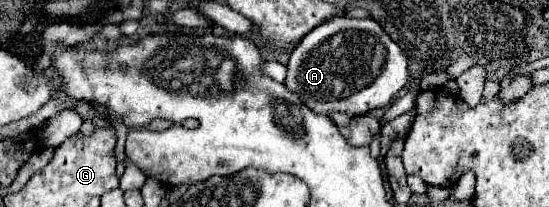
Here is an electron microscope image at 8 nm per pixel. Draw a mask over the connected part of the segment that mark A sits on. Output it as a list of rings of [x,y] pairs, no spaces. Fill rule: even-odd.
[[[347,16],[331,18],[311,30],[307,38],[299,42],[299,46],[291,52],[289,64],[287,64],[287,80],[285,86],[299,94],[301,100],[305,100],[305,106],[311,108],[315,114],[347,114],[347,116],[363,116],[369,110],[387,106],[395,94],[407,84],[409,70],[407,70],[407,58],[403,50],[383,32],[383,28],[375,20],[355,20]]]

